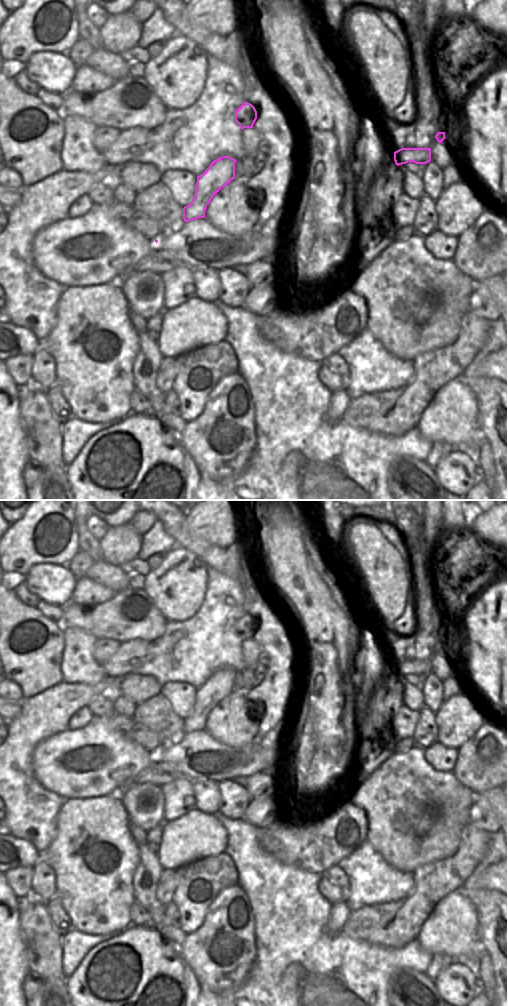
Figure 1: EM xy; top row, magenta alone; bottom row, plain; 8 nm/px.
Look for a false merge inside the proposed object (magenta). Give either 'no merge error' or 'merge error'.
merge error

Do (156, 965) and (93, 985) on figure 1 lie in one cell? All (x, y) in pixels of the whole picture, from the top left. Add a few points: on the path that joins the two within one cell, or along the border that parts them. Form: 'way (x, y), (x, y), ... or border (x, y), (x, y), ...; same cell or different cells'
way (140, 975), (130, 985), (109, 985); same cell

